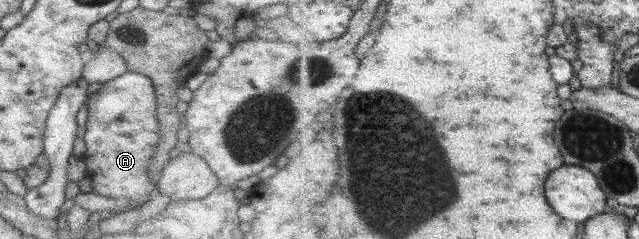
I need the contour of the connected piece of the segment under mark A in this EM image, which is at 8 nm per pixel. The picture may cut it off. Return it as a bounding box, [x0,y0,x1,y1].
[82,71,160,209]

